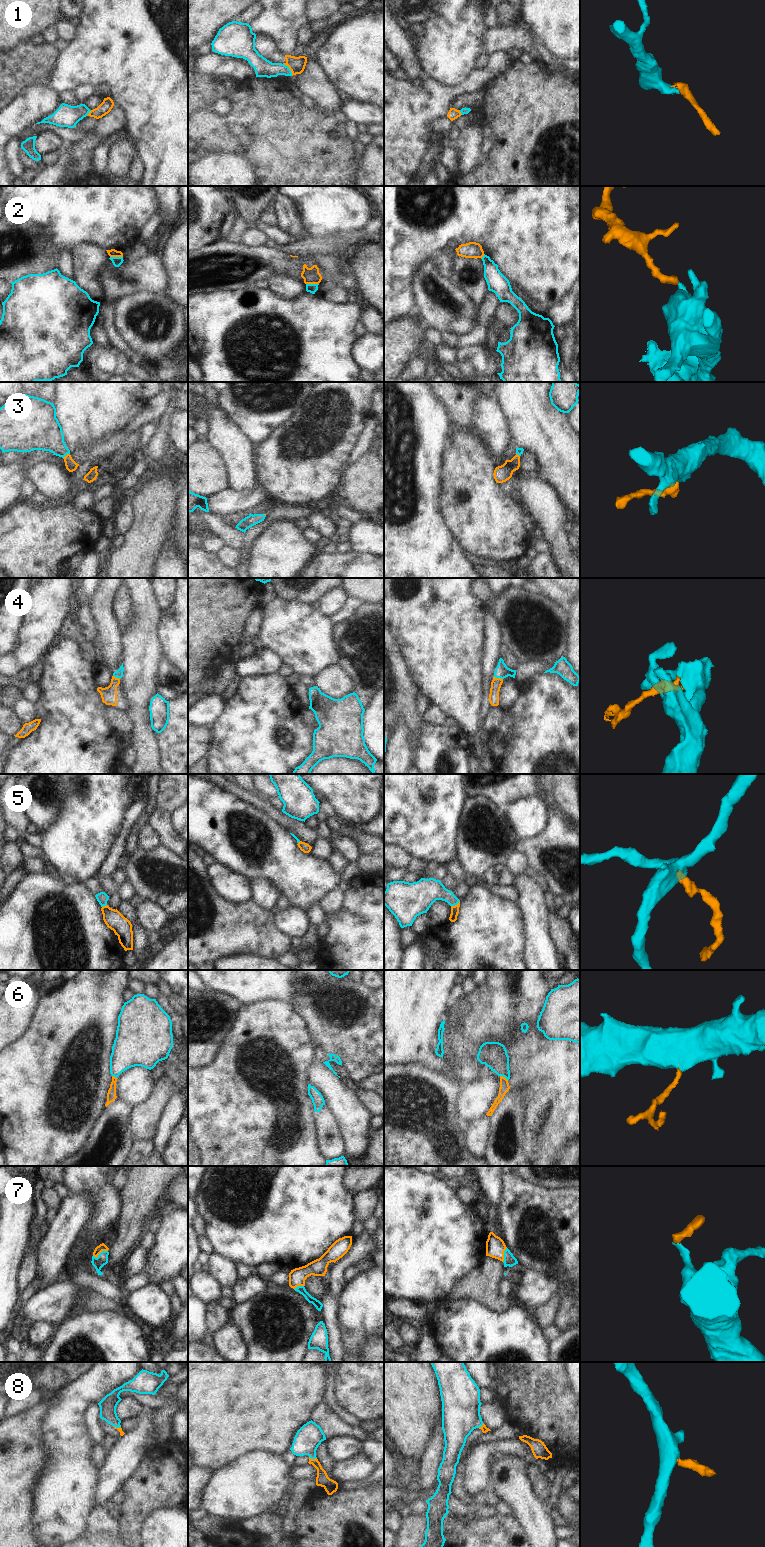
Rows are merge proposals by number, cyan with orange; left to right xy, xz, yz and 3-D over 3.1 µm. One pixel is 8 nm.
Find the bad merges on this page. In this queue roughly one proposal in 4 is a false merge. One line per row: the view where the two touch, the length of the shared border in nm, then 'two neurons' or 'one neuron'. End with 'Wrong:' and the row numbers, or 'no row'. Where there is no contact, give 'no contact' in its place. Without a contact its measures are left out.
1: xz | 130 nm | two neurons
2: xy | 100 nm | two neurons
3: xy | 70 nm | one neuron
4: yz | 80 nm | one neuron
5: yz | 90 nm | one neuron
6: yz | 80 nm | one neuron
7: xy | 130 nm | one neuron
8: xz | 70 nm | one neuron
Wrong: 1, 2

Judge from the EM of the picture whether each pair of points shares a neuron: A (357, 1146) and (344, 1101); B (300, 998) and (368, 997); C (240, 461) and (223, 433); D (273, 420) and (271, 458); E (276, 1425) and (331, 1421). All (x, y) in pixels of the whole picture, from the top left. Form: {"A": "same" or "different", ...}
{"A": "same", "B": "same", "C": "same", "D": "different", "E": "different"}

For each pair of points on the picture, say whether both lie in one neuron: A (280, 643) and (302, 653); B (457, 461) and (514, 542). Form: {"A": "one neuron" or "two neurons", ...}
{"A": "one neuron", "B": "one neuron"}

